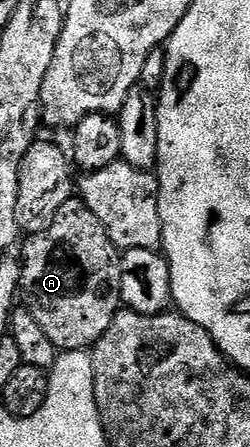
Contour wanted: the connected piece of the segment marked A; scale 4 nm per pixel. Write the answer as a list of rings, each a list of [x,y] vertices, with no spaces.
[[[72,199],[56,211],[52,223],[44,231],[31,233],[21,246],[22,262],[21,296],[26,296],[25,308],[32,311],[36,323],[44,327],[44,335],[60,351],[67,349],[89,350],[112,327],[112,319],[123,308],[120,279],[122,278],[122,253],[112,243],[104,223],[92,215],[81,199]]]

